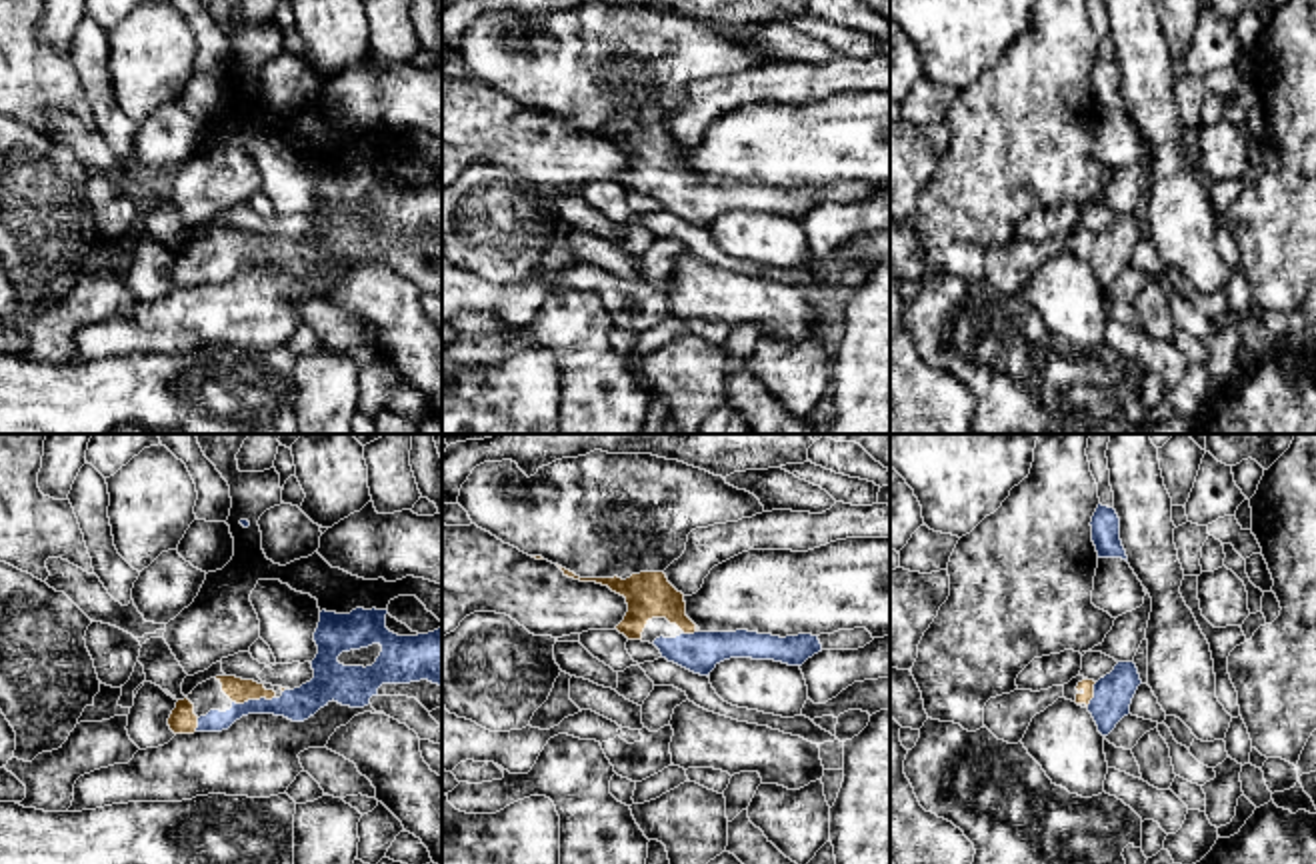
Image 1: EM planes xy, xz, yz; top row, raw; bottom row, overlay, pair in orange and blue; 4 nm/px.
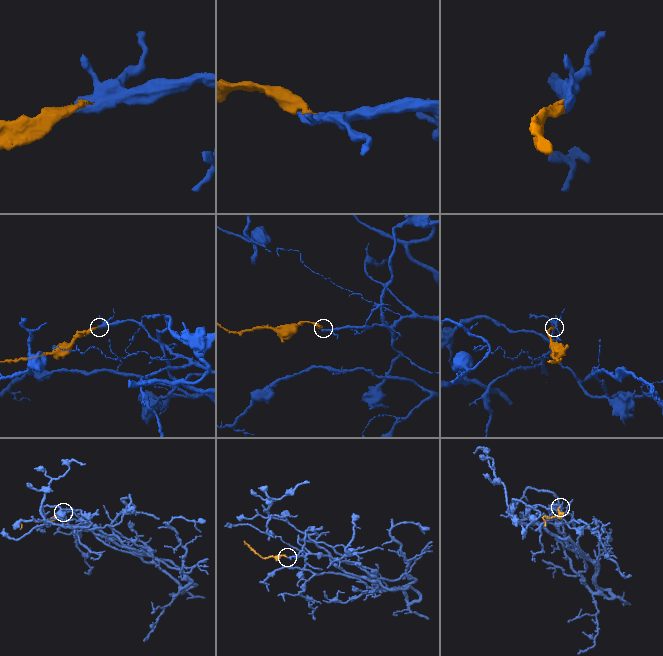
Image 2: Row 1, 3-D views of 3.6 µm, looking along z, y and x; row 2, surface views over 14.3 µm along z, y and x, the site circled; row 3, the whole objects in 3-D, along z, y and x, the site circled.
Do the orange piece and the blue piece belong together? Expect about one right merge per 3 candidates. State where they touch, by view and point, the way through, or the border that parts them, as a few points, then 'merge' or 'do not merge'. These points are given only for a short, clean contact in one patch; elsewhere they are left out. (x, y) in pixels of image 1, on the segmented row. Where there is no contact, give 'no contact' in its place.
xy (252, 698) | across xy (238, 690), (252, 698), (268, 704), (298, 704) | merge

